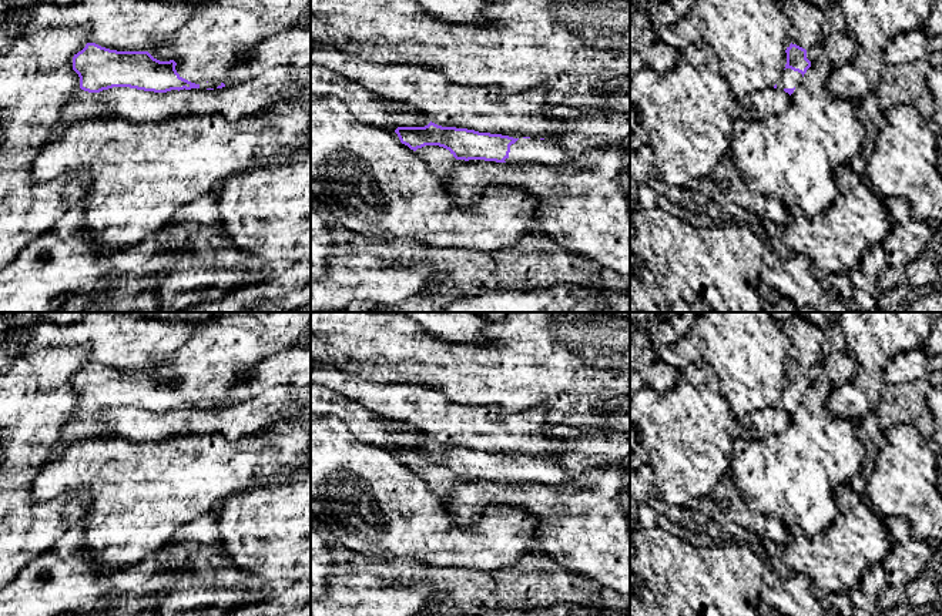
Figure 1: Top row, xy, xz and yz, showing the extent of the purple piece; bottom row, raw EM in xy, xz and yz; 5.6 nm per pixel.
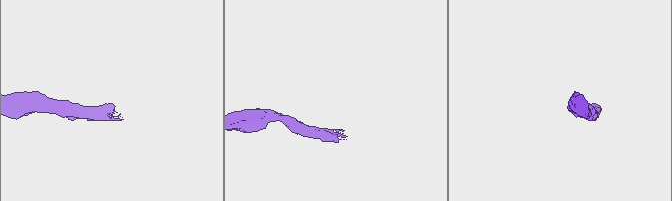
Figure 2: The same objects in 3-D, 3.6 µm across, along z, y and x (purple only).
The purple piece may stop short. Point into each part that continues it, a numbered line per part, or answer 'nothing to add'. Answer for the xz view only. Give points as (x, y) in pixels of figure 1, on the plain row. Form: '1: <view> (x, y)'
1: xz (545, 471)

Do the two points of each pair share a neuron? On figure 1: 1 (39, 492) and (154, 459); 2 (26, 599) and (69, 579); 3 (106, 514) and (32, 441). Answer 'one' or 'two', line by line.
1: one
2: one
3: two

